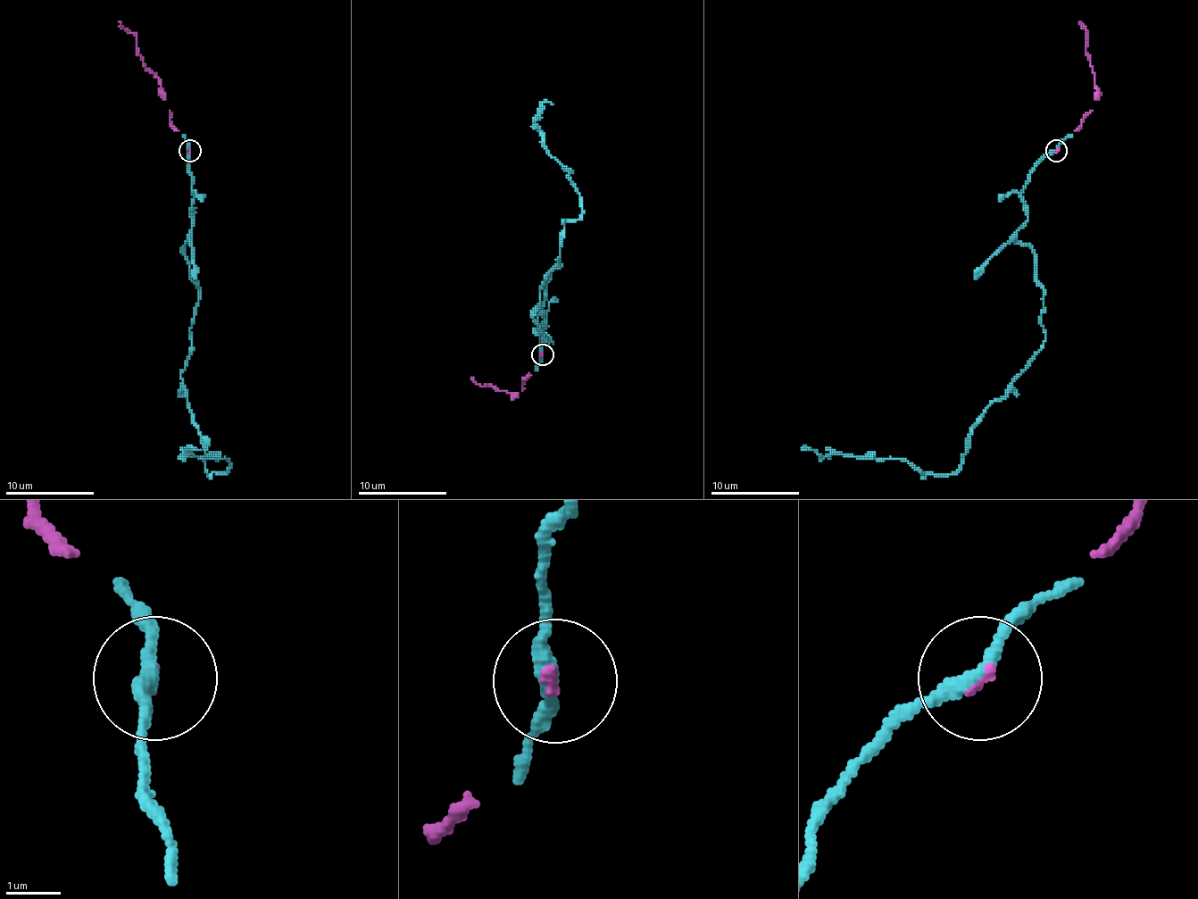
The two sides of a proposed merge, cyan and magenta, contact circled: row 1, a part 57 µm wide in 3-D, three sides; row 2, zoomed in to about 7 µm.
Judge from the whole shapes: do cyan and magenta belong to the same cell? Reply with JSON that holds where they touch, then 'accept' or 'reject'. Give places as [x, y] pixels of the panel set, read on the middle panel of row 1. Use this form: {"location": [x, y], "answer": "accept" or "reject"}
{"location": [543, 354], "answer": "accept"}

